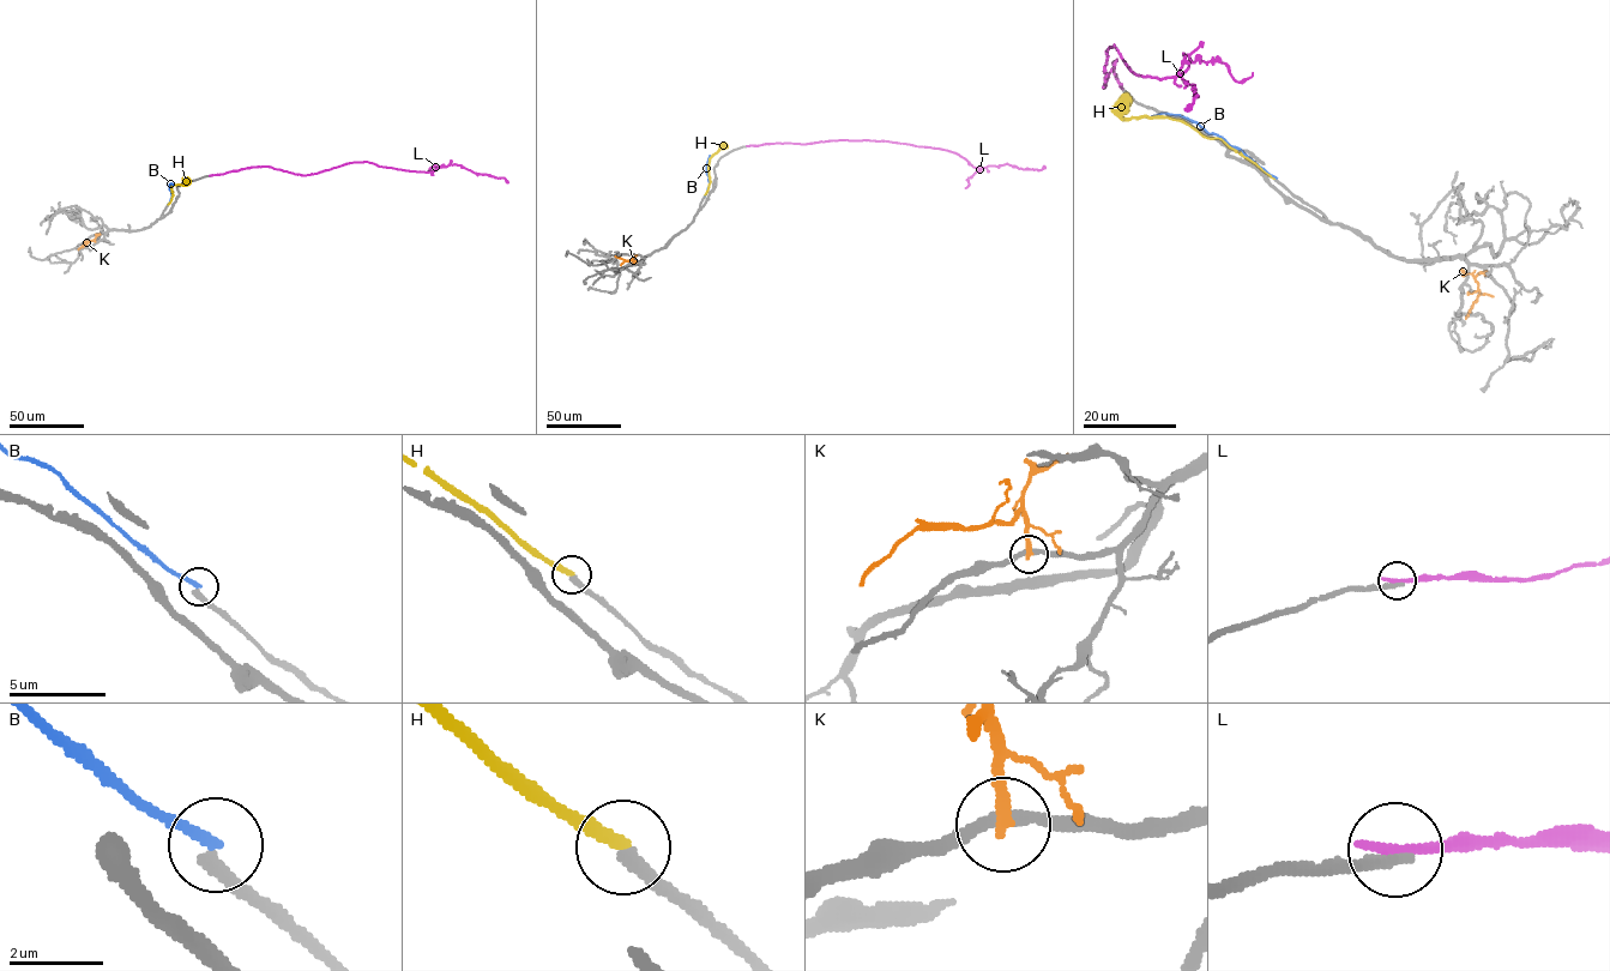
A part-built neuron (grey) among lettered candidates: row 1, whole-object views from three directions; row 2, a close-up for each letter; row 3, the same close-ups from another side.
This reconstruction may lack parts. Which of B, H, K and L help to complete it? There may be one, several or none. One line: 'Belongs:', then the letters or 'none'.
Belongs: H

